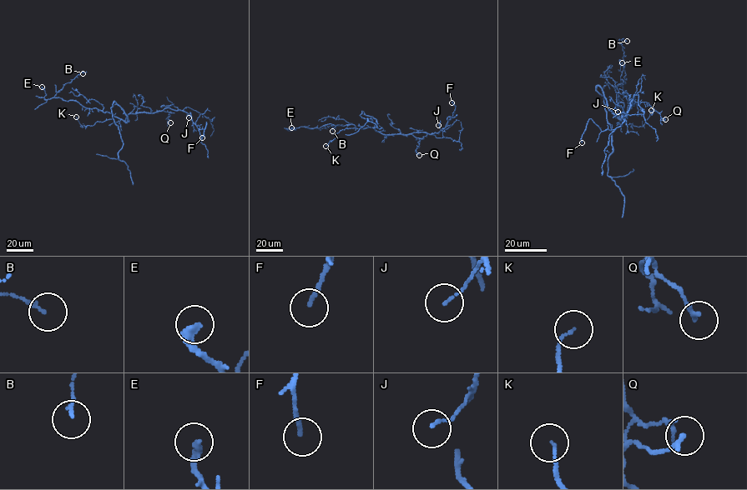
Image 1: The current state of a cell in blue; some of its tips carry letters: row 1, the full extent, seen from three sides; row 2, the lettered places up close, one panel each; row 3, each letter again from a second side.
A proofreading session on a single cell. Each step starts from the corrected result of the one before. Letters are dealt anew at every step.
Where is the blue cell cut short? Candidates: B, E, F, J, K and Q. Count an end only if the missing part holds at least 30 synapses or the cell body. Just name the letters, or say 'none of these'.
none of these

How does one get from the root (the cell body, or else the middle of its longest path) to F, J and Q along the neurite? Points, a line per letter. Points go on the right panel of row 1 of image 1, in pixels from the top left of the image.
F: (623, 117), (633, 104), (630, 96), (630, 106), (618, 127), (602, 131), (590, 118), (582, 142)
J: (623, 117), (633, 104), (630, 96), (628, 110), (625, 113), (618, 104), (618, 112)
Q: (623, 117), (634, 101), (647, 102), (660, 114), (661, 120), (665, 119)

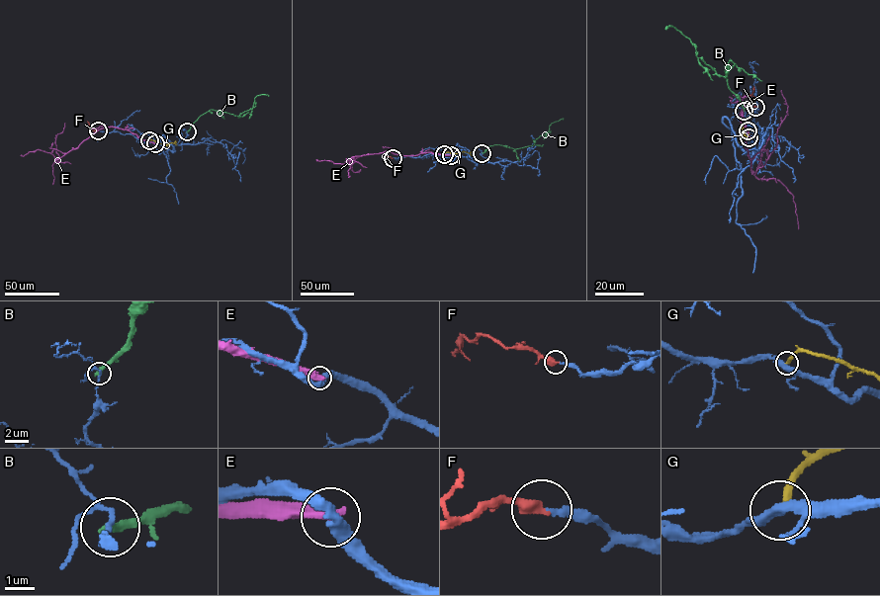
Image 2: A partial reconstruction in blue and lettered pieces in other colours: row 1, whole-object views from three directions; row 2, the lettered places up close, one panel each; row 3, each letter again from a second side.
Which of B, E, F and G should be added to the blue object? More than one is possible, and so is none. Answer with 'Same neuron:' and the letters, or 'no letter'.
Same neuron: F

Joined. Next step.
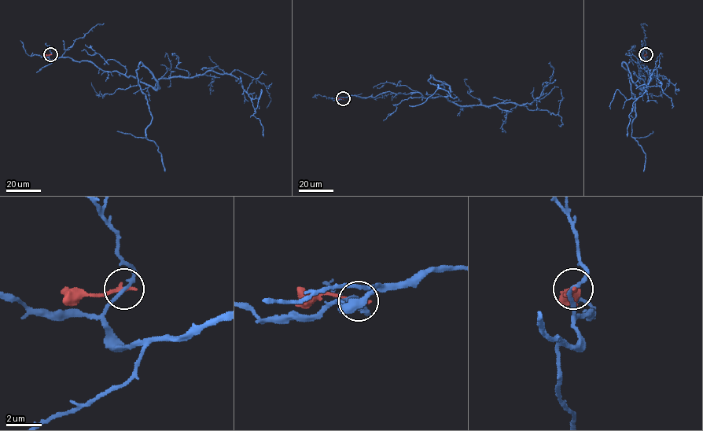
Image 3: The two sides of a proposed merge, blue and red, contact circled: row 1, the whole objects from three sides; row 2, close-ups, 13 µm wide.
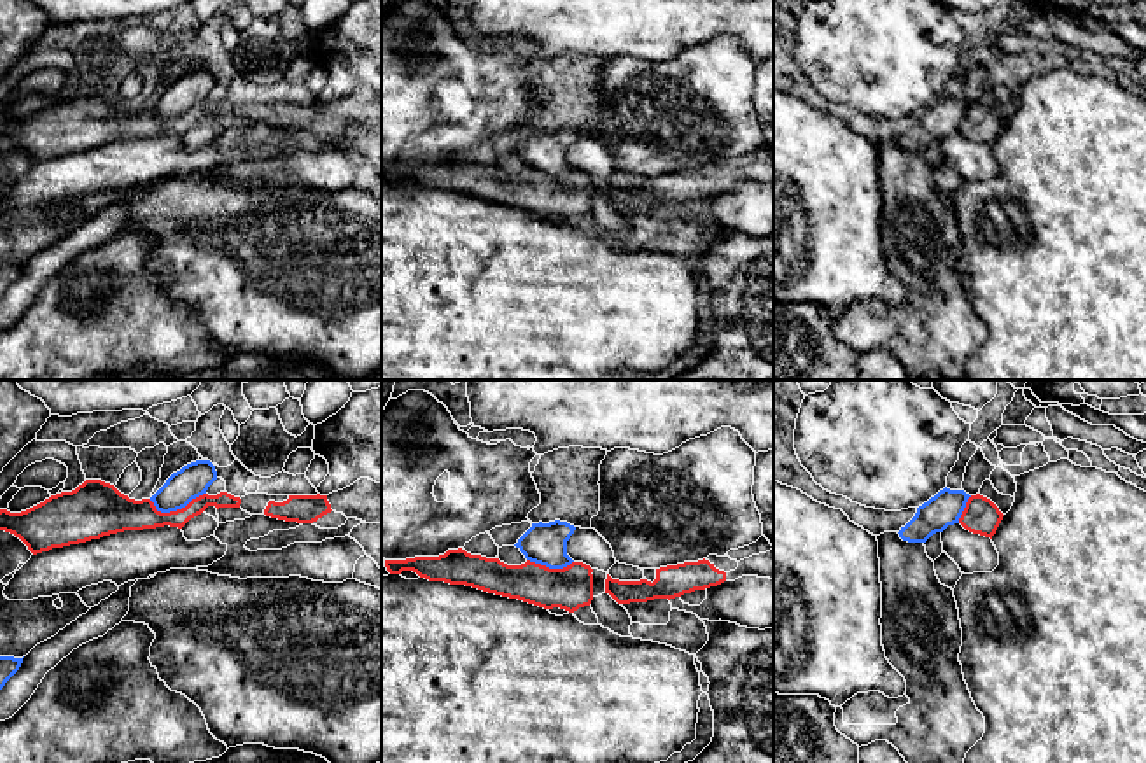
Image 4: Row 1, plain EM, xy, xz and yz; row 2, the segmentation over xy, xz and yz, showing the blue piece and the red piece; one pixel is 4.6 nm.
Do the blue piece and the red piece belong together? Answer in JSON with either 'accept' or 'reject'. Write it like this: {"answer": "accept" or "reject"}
{"answer": "reject"}

